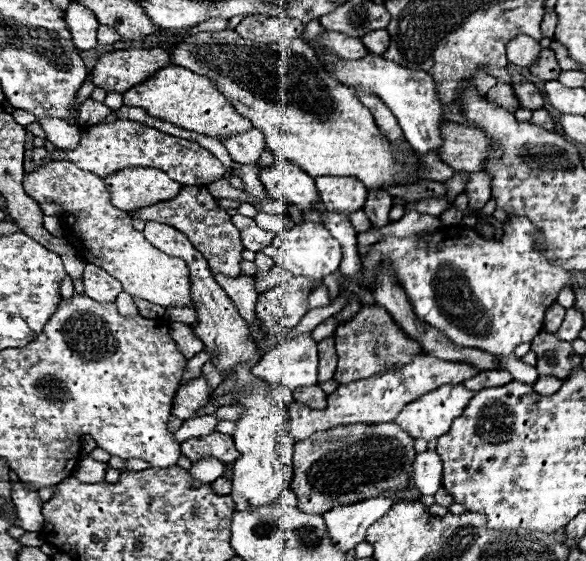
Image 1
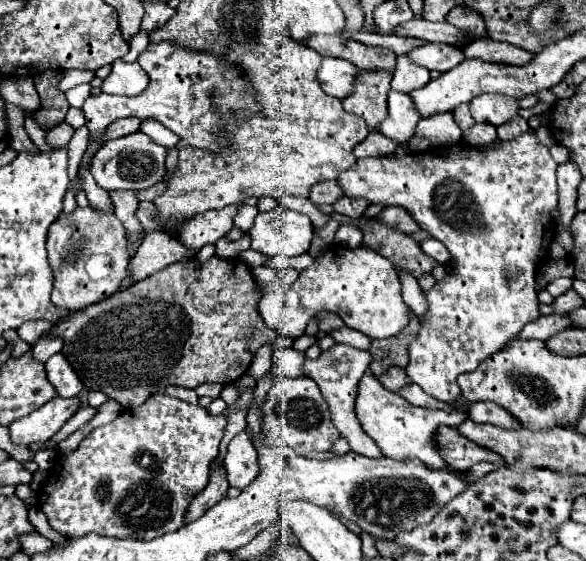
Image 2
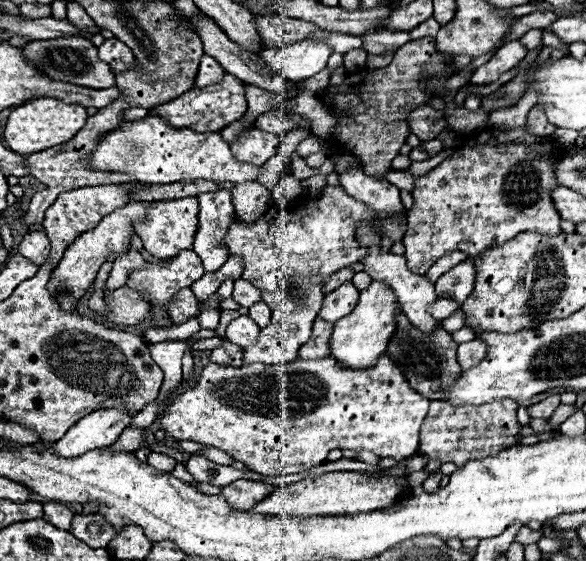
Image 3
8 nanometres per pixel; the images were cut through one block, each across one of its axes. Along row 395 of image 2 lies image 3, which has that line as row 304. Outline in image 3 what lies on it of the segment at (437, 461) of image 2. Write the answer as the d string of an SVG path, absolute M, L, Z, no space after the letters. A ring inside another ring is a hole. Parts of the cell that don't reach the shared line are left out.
M372 282L366 290L360 292L358 306L342 320L334 324L334 332L330 338L330 356L350 370L368 370L376 364L376 360L384 354L388 338L396 330L394 312L400 310L392 290L380 282Z

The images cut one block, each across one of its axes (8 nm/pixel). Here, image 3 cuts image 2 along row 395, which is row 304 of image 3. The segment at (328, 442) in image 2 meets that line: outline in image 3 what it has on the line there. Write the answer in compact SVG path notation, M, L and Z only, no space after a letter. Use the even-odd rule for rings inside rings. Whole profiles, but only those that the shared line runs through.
M326 186L314 202L298 198L284 206L268 208L256 222L232 224L228 250L230 254L242 256L242 276L262 292L262 300L268 302L272 310L270 326L262 328L256 346L244 350L244 364L288 364L298 358L298 350L308 342L312 322L322 308L322 284L328 274L362 262L364 254L368 254L368 250L354 240L354 228L360 220L372 224L382 238L388 236L392 242L400 242L406 232L406 224L400 224L396 218L382 224L372 222L368 208L348 196L342 186Z

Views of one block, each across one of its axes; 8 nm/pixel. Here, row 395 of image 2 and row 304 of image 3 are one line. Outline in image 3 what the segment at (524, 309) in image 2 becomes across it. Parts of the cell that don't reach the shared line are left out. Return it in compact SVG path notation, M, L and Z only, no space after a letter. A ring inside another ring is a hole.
M436 298L430 306L428 306L428 314L436 320L444 320L448 316L452 316L456 310L460 308L458 302L452 302L452 298Z

